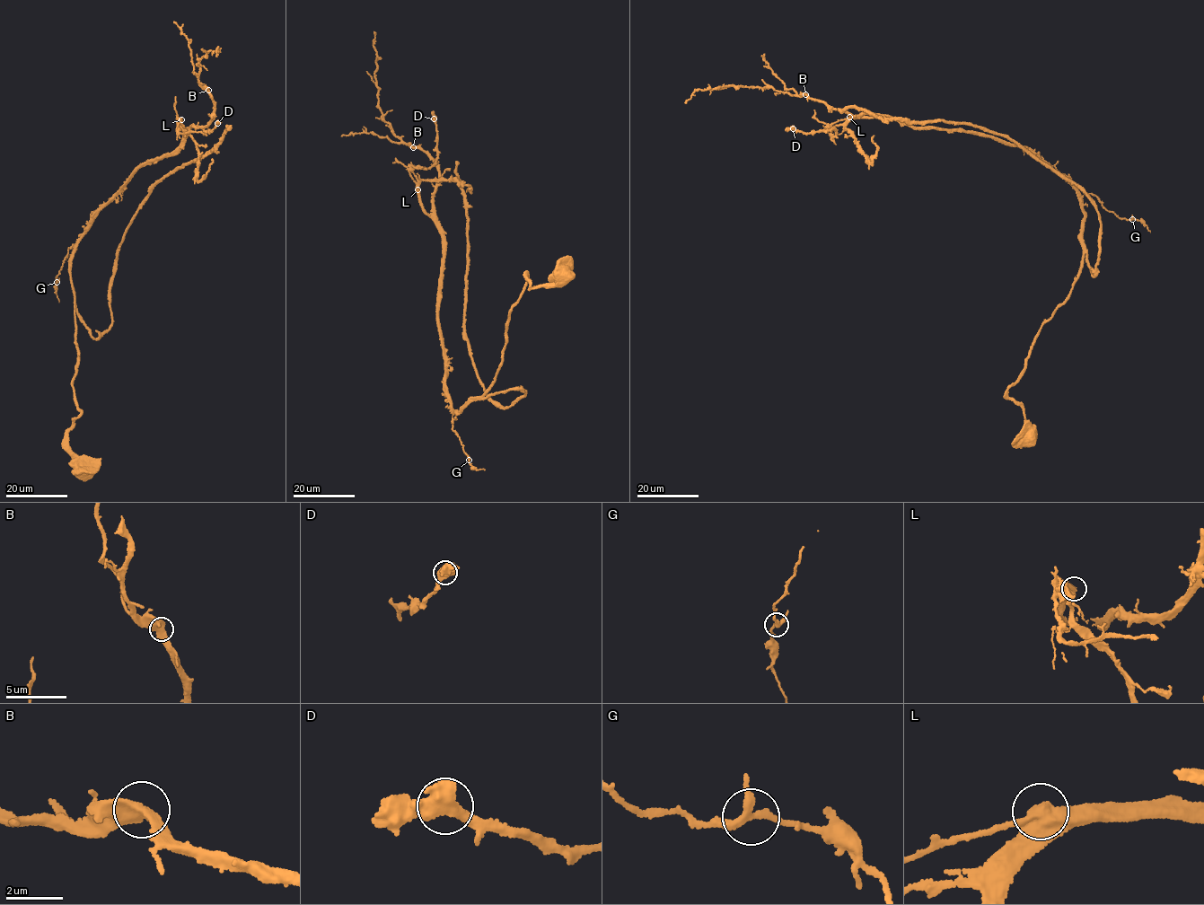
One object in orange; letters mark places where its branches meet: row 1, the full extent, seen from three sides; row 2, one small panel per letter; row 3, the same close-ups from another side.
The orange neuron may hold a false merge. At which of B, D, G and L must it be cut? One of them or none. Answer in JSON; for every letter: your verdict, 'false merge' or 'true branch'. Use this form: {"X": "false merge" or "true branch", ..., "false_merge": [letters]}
{"B": "true branch", "D": "true branch", "G": "true branch", "L": "false merge", "false_merge": ["L"]}

